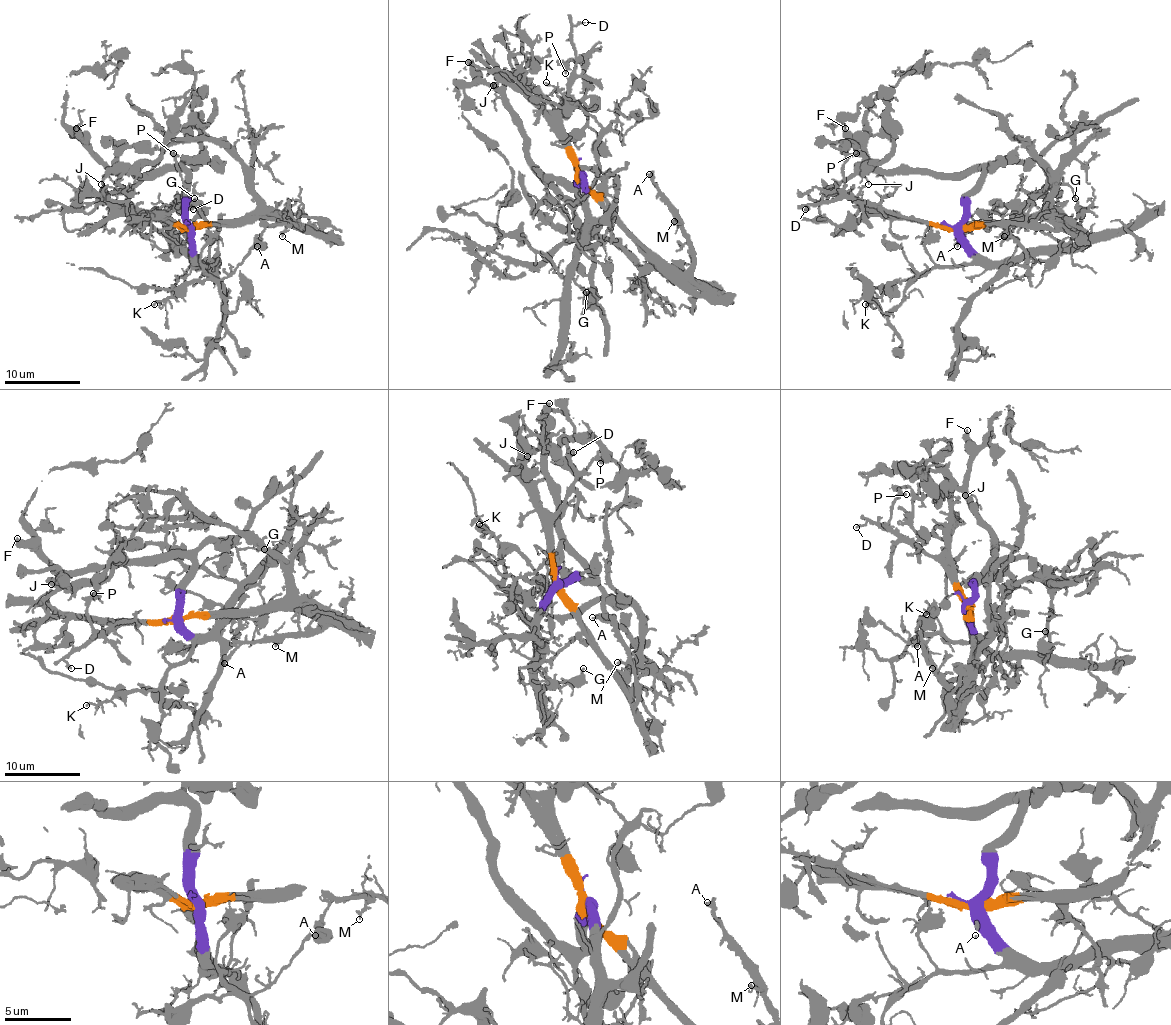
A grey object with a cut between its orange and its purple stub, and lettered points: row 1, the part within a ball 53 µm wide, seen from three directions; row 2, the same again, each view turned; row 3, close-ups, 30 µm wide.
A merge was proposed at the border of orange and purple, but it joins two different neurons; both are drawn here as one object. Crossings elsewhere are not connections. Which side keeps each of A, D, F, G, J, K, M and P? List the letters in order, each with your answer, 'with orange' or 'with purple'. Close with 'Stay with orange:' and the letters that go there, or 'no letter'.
A: with orange
D: with orange
F: with purple
G: with purple
J: with purple
K: with purple
M: with orange
P: with orange
Stay with orange: A, D, M, P

